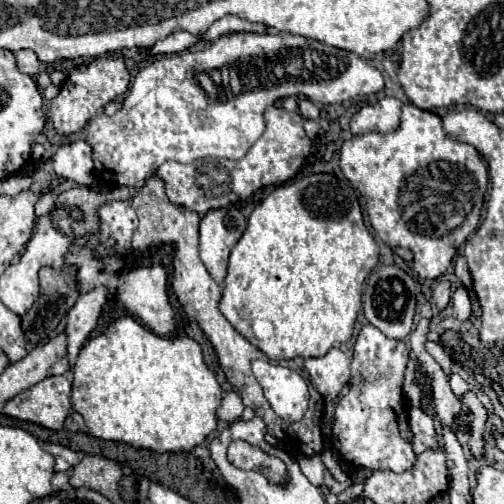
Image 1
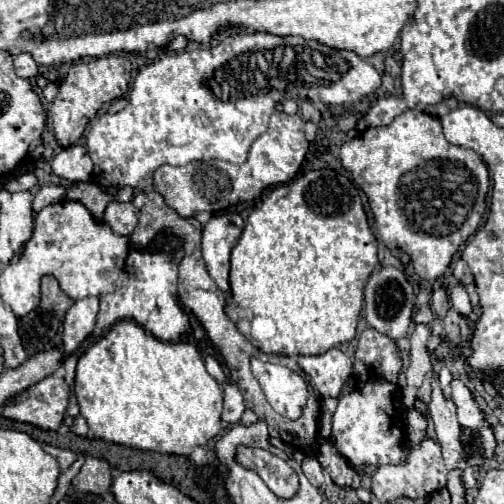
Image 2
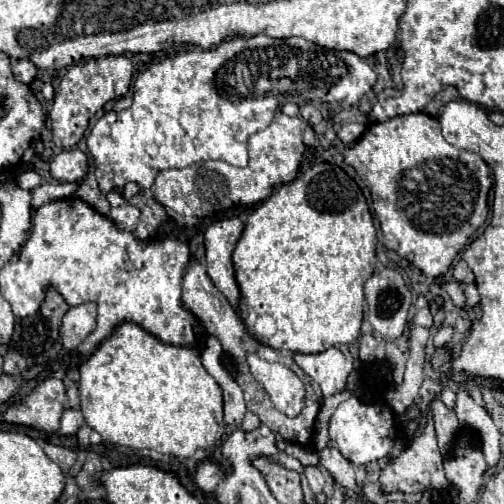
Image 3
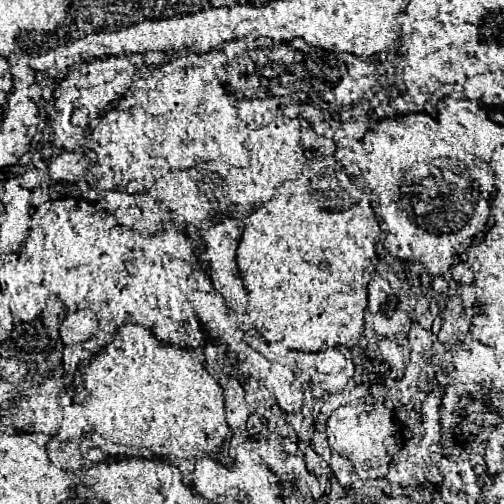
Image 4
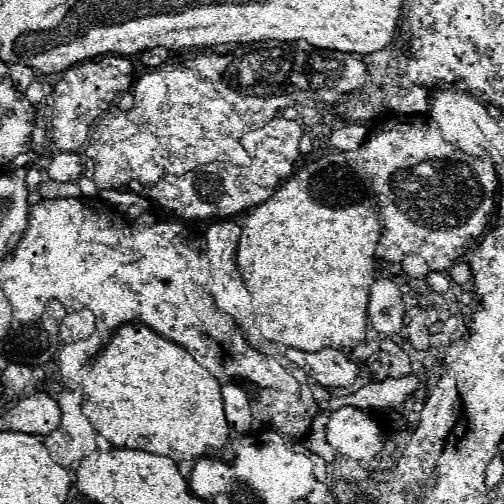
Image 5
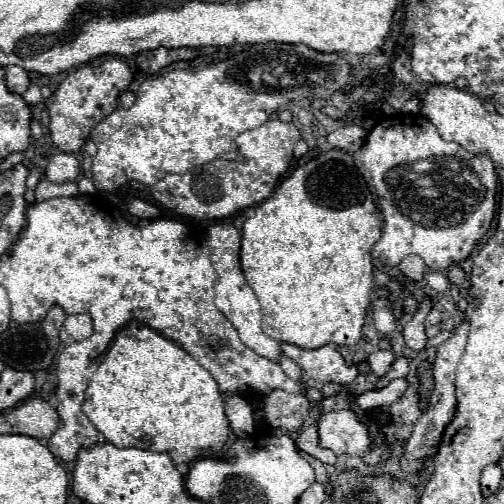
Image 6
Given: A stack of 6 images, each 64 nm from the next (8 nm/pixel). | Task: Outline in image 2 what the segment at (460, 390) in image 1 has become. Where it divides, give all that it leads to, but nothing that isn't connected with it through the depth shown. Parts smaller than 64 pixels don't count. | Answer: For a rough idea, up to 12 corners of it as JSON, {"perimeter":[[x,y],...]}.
{"perimeter":[[452,380],[460,426],[478,430],[486,456],[494,456],[494,432],[470,390]]}

